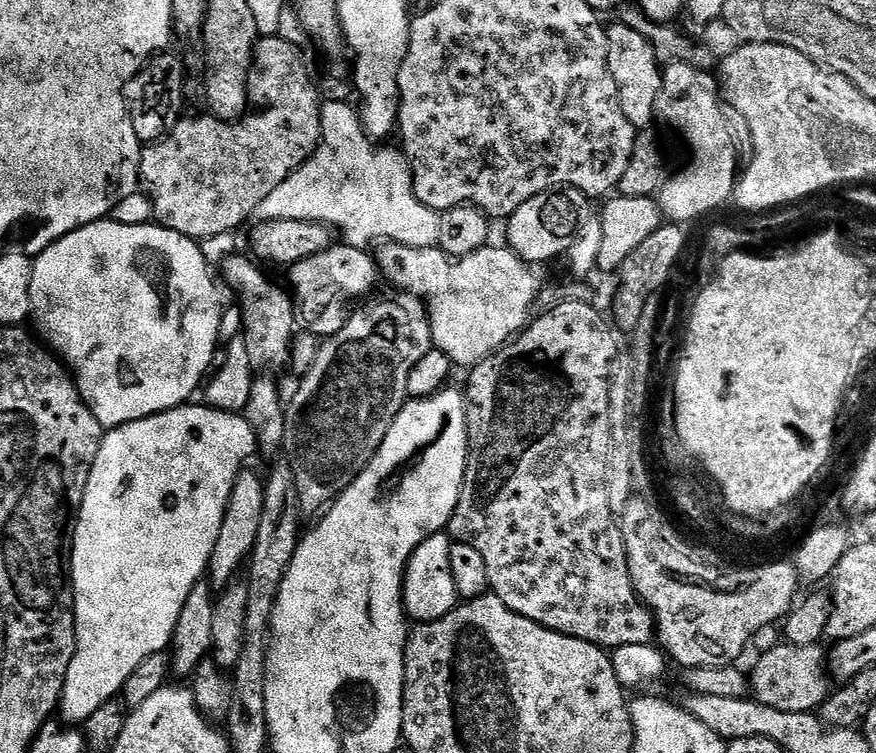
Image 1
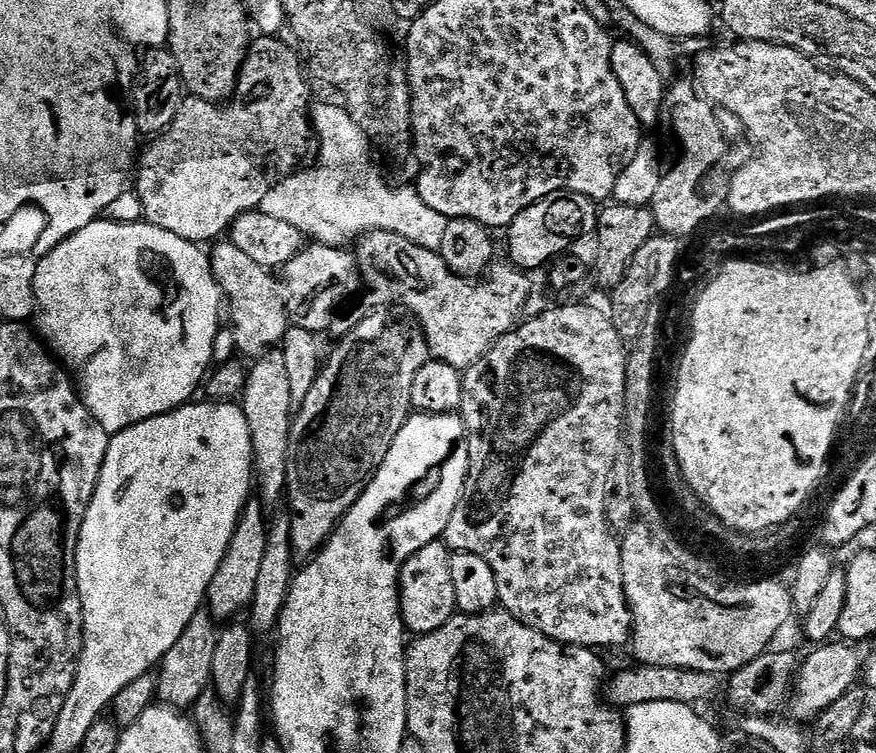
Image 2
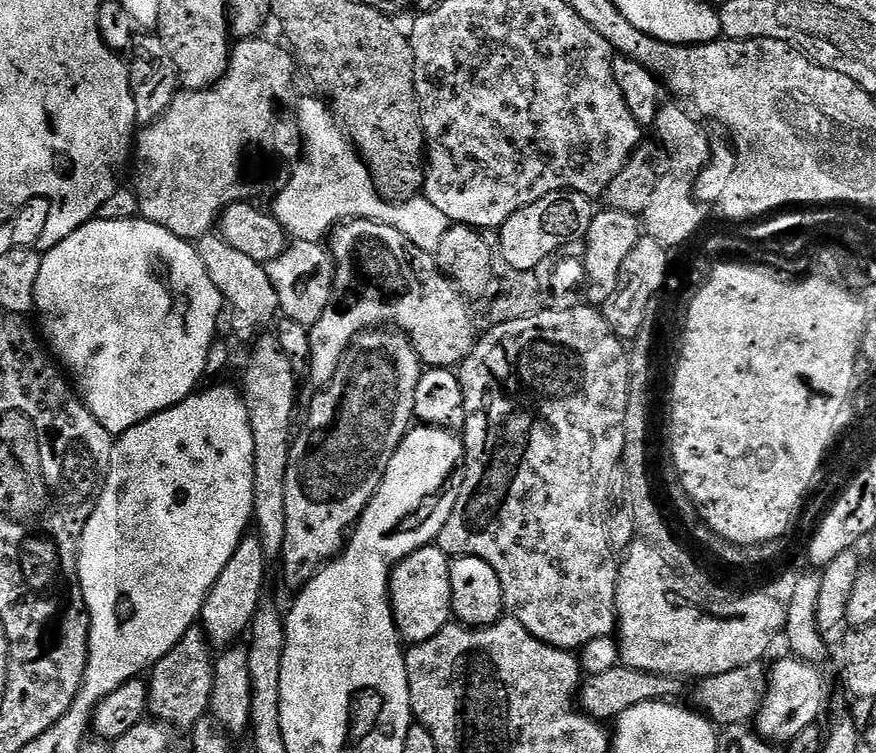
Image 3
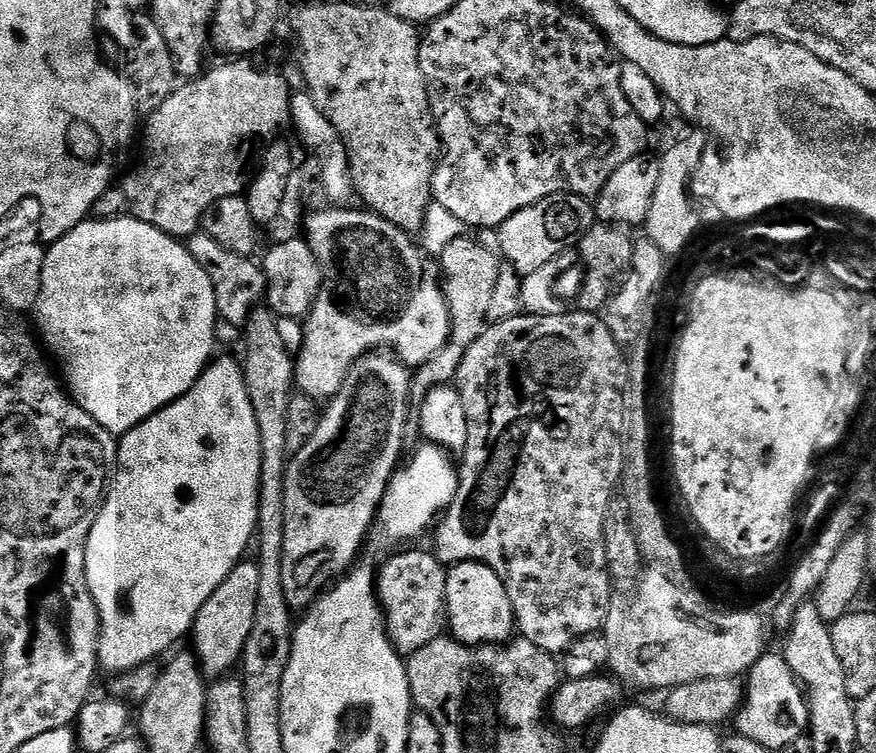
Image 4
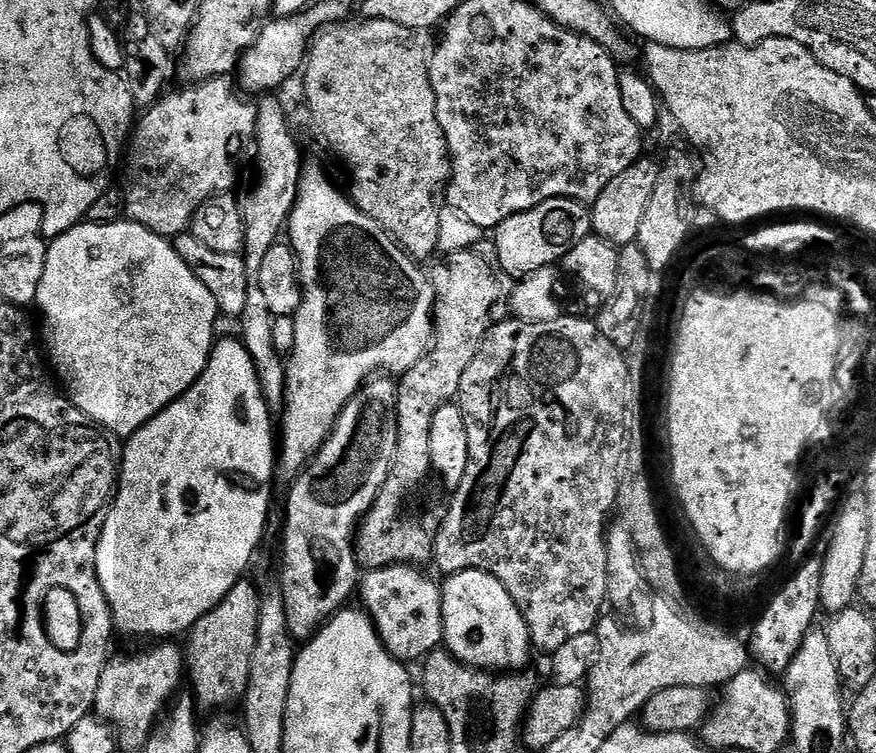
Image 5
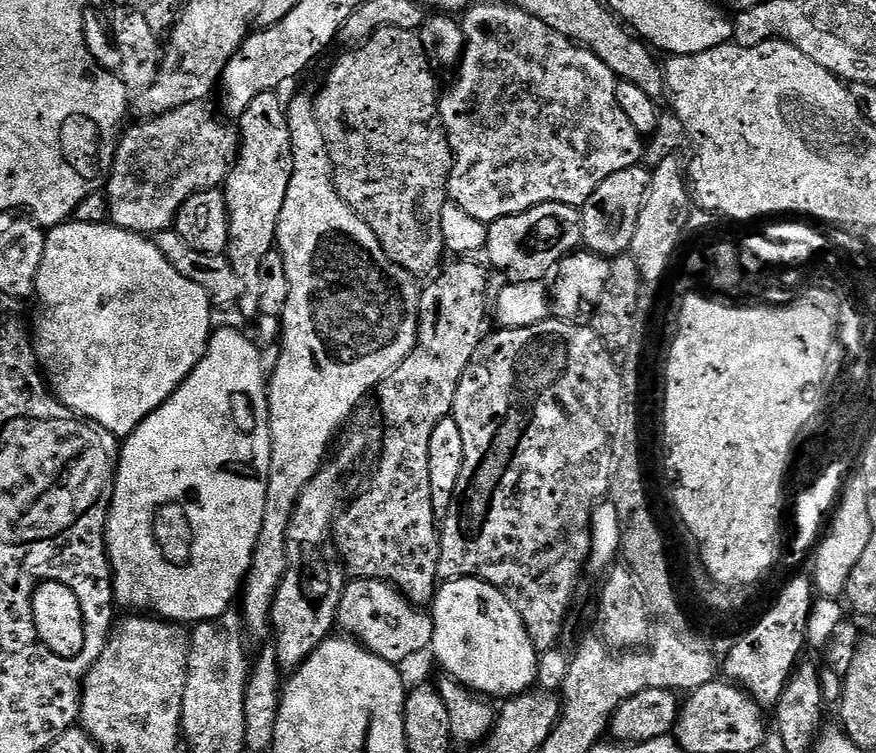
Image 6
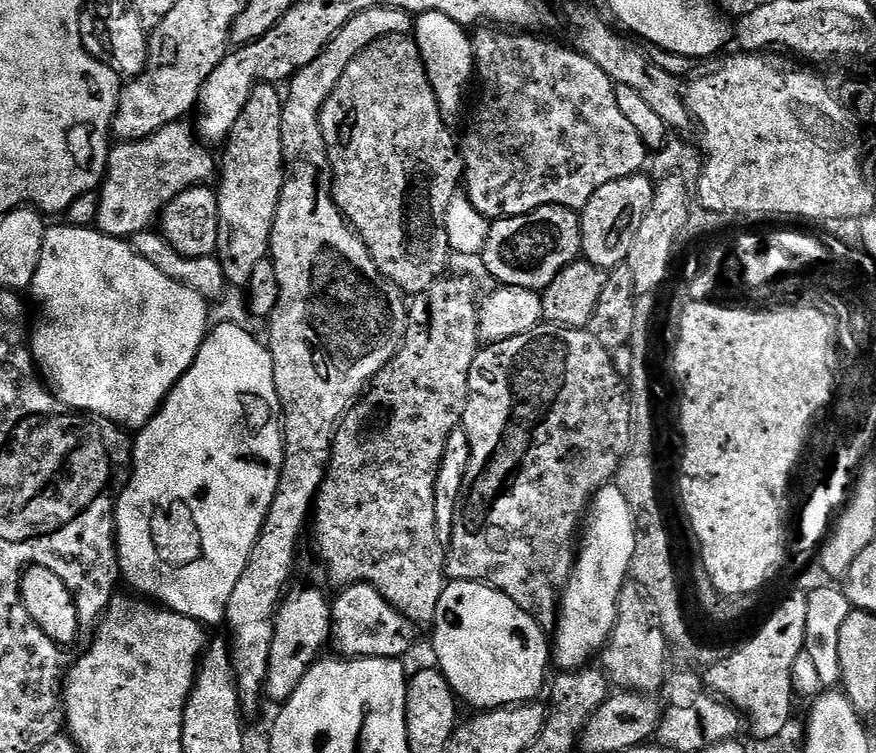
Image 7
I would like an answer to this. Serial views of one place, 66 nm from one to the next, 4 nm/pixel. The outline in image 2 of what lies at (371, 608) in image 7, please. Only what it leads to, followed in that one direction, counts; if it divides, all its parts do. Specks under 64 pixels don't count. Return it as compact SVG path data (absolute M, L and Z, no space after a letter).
M437 542L422 546L404 563L400 571L400 616L405 629L413 637L425 636L438 626L446 626L450 618L457 615L456 595L454 594L454 574L450 570L453 553L447 544Z

